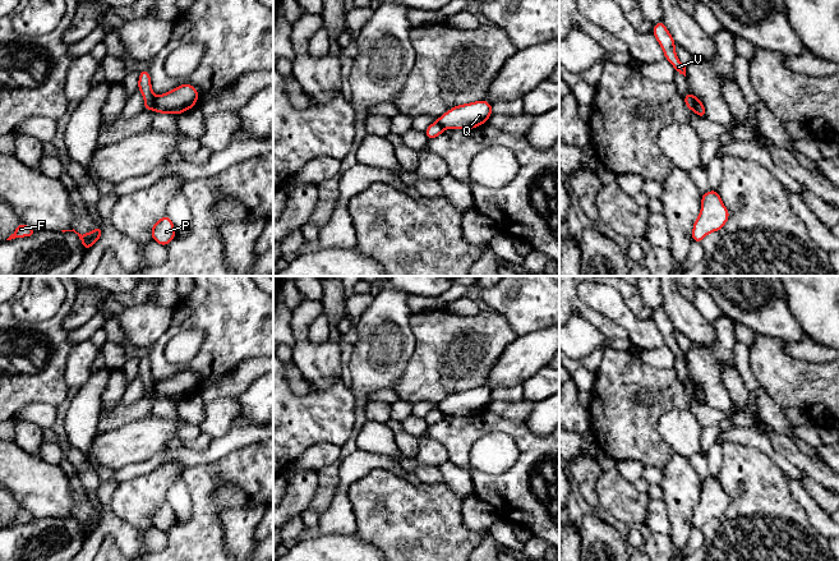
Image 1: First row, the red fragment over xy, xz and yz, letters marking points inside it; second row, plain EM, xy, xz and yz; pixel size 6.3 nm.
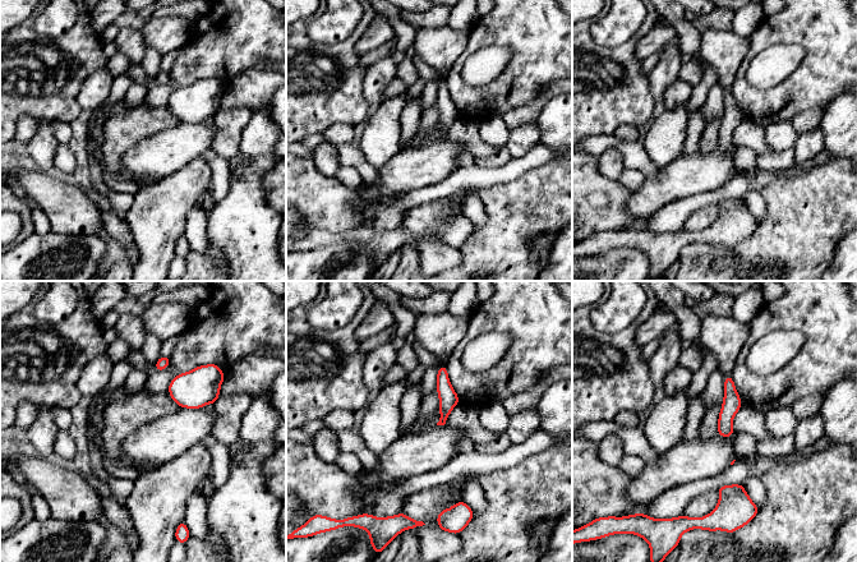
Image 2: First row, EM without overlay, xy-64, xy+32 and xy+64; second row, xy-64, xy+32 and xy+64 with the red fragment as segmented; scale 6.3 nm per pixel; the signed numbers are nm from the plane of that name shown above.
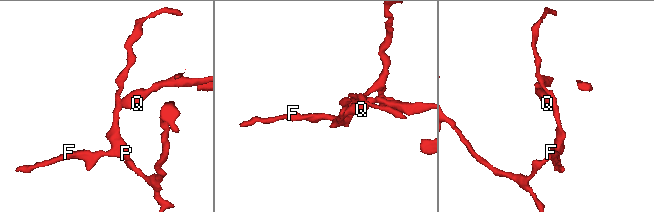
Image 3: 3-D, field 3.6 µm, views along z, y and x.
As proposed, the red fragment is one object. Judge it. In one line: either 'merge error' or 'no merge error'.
merge error

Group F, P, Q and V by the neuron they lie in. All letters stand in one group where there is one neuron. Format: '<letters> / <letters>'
F P V / Q

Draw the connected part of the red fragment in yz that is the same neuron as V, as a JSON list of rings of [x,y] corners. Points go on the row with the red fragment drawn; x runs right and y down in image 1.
[[[659,20],[654,28],[653,35],[658,40],[658,43],[663,49],[664,58],[673,65],[674,70],[679,74],[683,74],[686,77],[686,66],[678,60],[678,56],[676,54],[676,42],[667,29],[663,20]]]

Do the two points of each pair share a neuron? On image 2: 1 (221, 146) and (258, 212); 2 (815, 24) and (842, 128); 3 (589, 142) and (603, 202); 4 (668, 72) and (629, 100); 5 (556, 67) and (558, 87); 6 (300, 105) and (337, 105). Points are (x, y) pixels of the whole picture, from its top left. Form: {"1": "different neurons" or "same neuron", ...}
{"1": "different neurons", "2": "different neurons", "3": "different neurons", "4": "different neurons", "5": "different neurons", "6": "same neuron"}

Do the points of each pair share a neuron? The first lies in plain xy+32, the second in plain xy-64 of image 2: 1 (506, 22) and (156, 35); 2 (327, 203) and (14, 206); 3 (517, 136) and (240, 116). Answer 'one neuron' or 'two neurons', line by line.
1: two neurons
2: two neurons
3: one neuron

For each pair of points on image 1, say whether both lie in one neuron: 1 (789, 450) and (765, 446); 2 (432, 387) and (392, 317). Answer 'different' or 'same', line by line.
1: different
2: different

